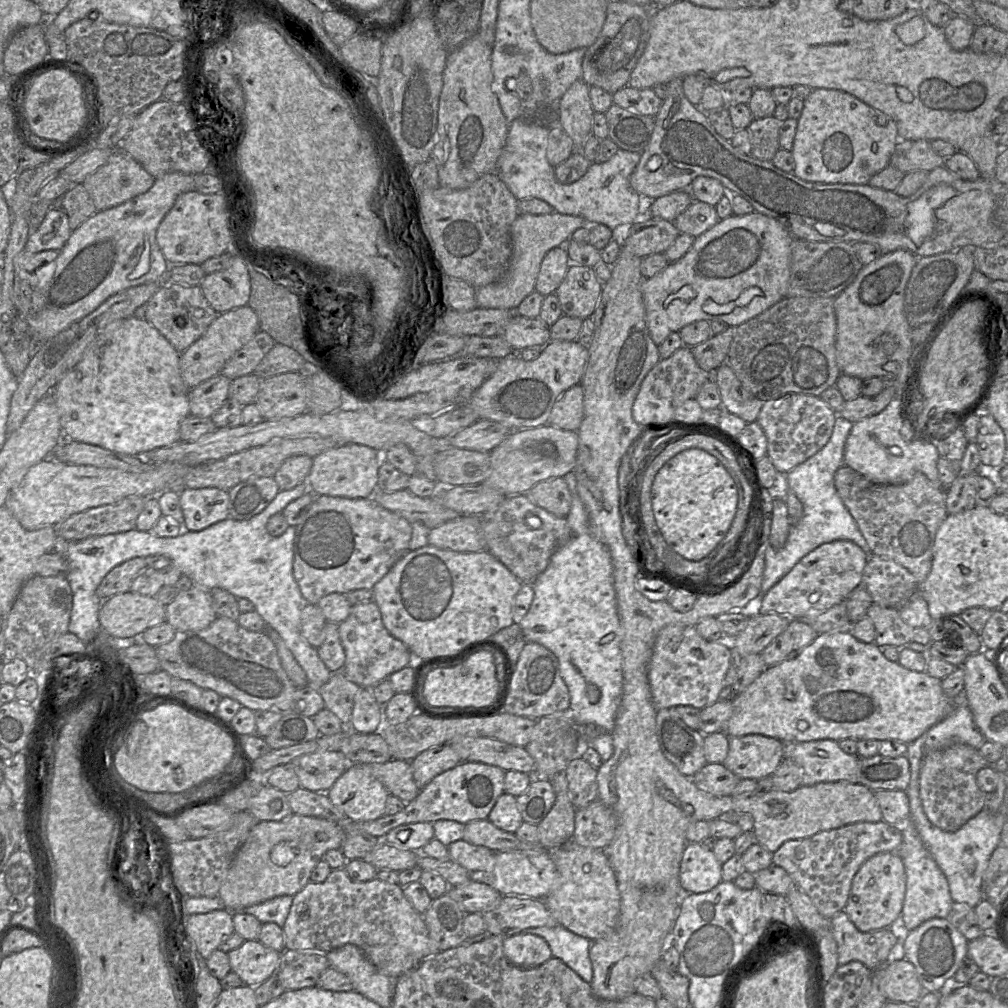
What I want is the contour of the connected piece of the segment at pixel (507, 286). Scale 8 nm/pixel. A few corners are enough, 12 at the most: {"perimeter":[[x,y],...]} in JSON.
{"perimeter":[[519,214],[512,256],[497,282],[475,288],[477,307],[515,311],[535,291],[541,263],[587,222]]}

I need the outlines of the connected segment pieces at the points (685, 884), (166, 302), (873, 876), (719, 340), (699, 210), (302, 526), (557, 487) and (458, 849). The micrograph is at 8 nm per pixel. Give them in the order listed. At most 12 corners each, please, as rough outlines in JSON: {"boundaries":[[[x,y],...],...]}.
{"boundaries":[[[688,843],[680,863],[684,893],[707,892],[722,881],[712,850]],[[163,283],[146,320],[181,354],[219,315],[199,285]],[[897,852],[868,858],[844,911],[862,932],[897,927],[906,872]],[[735,328],[691,347],[697,364],[714,373],[726,362]],[[694,200],[673,222],[697,237],[719,220],[714,206]],[[316,495],[296,526],[305,601],[372,589],[412,526],[369,498]],[[563,477],[541,481],[528,493],[537,506],[566,517],[572,495]],[[457,840],[447,846],[449,858],[473,876],[491,866],[494,852]]]}

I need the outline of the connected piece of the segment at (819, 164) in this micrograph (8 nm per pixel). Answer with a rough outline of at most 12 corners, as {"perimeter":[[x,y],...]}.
{"perimeter":[[842,90],[804,99],[793,173],[868,184],[895,122]]}

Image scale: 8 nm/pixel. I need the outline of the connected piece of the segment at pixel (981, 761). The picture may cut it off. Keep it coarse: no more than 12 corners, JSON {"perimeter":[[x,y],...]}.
{"perimeter":[[966,744],[928,752],[919,796],[953,832],[984,808],[976,775],[990,764]]}

